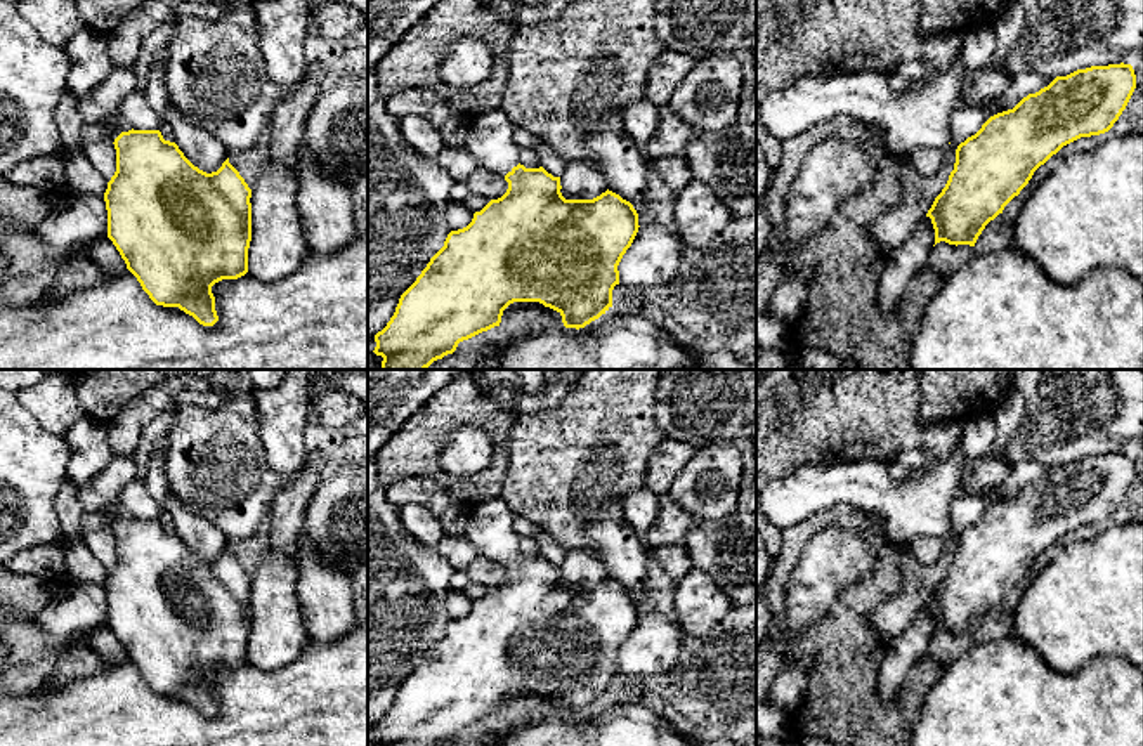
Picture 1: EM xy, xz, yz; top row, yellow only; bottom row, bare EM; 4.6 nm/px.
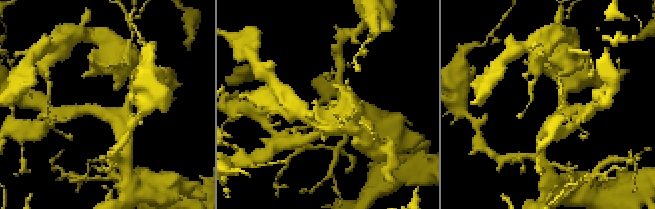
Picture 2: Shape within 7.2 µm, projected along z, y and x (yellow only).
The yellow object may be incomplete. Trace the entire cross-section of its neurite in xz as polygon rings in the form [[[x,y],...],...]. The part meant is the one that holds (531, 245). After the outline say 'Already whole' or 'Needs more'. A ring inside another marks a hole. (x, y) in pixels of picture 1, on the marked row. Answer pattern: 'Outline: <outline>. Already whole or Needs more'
Outline: [[[501,108],[467,125],[463,147],[477,160],[479,168],[503,175],[508,189],[501,198],[491,200],[480,212],[475,212],[467,227],[451,231],[444,246],[401,295],[394,316],[375,335],[373,352],[383,357],[382,370],[427,370],[434,361],[453,354],[460,342],[500,326],[503,311],[513,302],[539,302],[557,311],[565,328],[576,330],[612,307],[612,290],[619,285],[617,265],[640,227],[637,210],[609,189],[593,200],[565,200],[560,193],[560,177],[553,177],[543,167],[526,168],[519,163],[515,128]]]. Needs more

